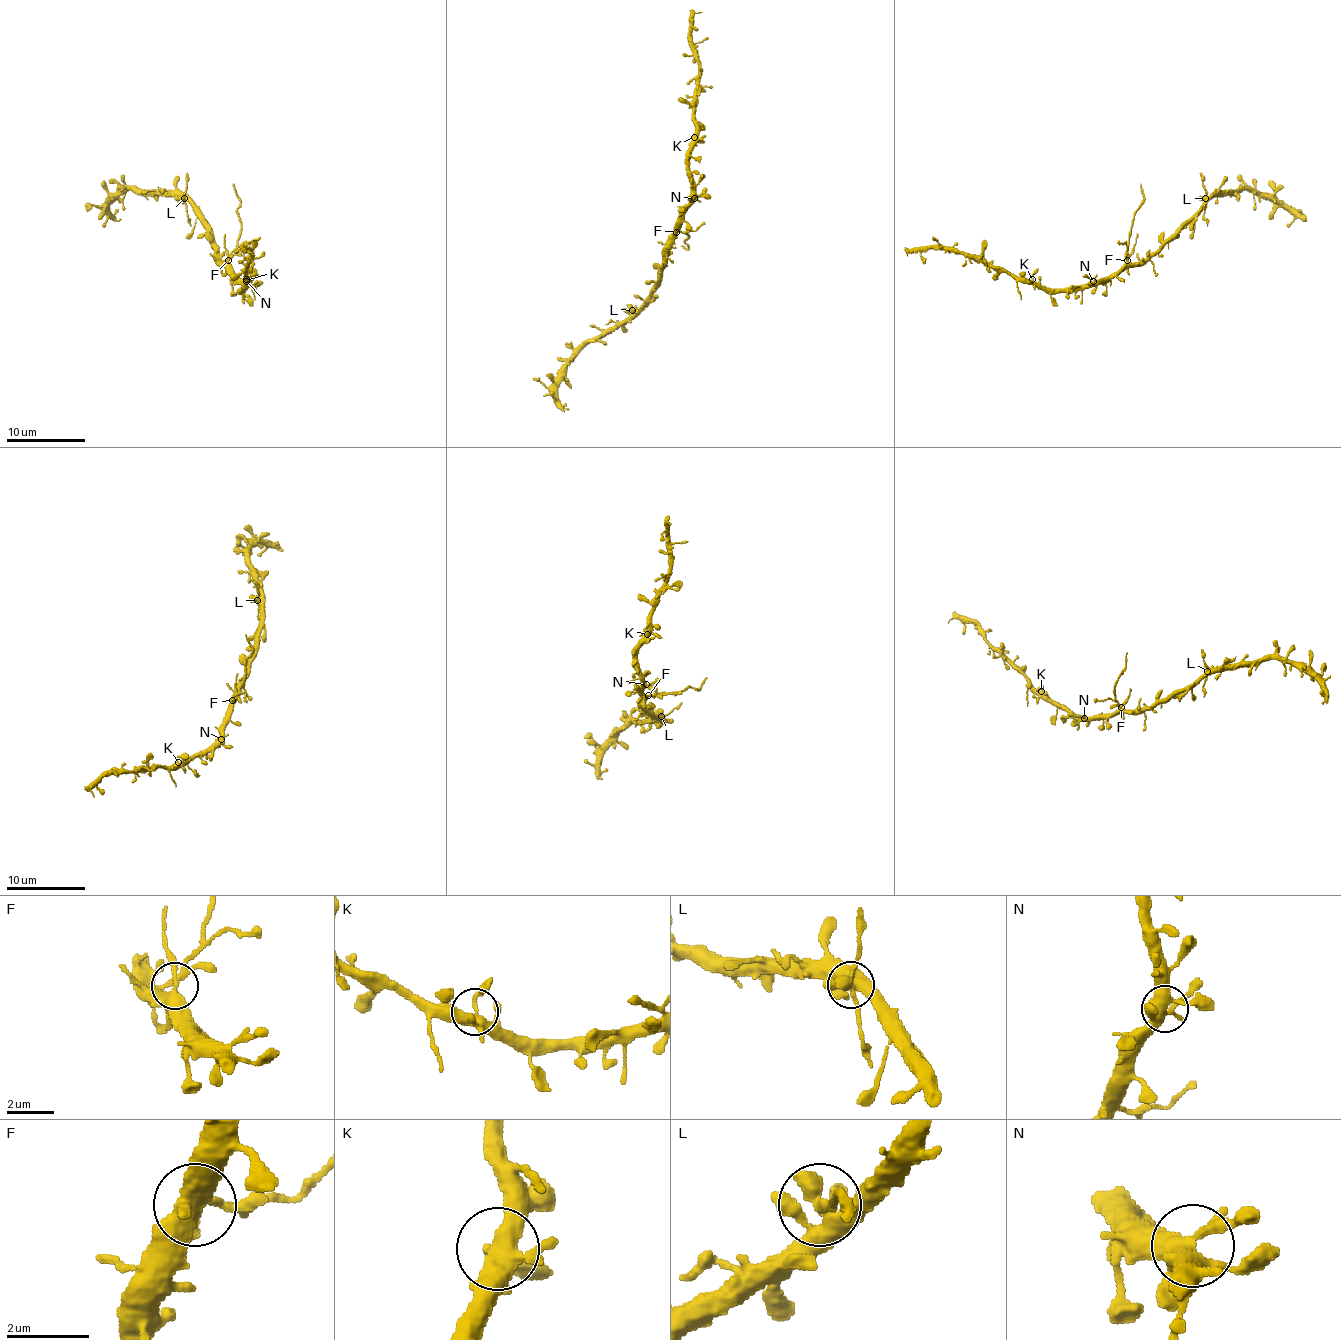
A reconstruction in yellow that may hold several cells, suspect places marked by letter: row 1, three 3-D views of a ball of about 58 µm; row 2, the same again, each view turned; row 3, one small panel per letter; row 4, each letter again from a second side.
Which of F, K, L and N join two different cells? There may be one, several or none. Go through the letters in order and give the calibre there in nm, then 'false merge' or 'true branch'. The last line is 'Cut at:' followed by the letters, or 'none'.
F: 360 nm thick; false merge
K: 400 nm thick; true branch
L: 420 nm thick; false merge
N: 440 nm thick; true branch
Cut at: F, L

